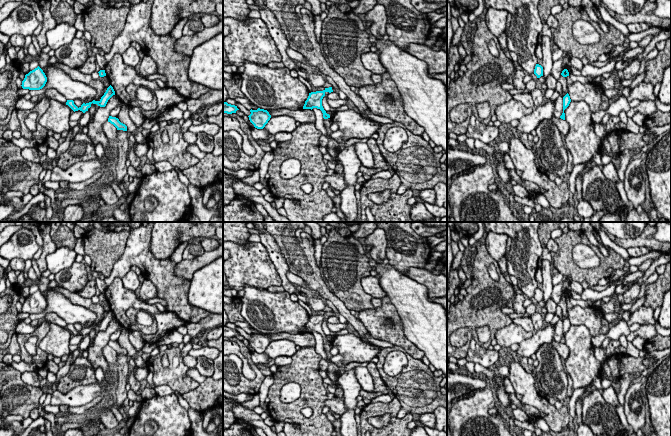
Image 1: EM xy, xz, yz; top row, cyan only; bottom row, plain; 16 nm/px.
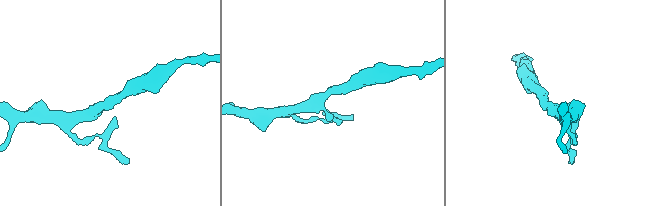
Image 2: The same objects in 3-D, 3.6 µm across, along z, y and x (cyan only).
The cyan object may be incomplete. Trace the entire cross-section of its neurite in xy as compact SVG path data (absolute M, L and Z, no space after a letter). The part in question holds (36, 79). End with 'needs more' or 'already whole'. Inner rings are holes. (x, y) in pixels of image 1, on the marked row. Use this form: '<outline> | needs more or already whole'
M38 66L25 75L21 86L23 89L40 90L45 86L46 82L46 75L43 70Z | already whole

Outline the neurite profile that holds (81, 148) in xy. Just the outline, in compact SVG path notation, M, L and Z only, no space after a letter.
M79 131L74 139L70 141L68 150L60 155L57 166L66 170L77 162L95 158L97 158L97 155L91 138Z

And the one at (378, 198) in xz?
M385 190L385 191L381 191L381 192L377 192L377 193L371 193L371 194L369 194L368 197L376 205L380 205L380 204L390 200L391 192L389 190Z

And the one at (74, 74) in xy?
M55 63L53 66L60 68L63 70L72 80L82 82L93 89L97 91L97 94L95 96L95 101L97 101L99 98L101 98L102 91L106 88L105 85L99 80L94 80L91 75L81 73L77 68L70 68L67 65Z

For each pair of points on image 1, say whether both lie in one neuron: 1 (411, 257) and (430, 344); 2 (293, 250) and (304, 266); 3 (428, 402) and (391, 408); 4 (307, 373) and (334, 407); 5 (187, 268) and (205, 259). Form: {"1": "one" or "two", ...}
{"1": "two", "2": "one", "3": "two", "4": "two", "5": "one"}

